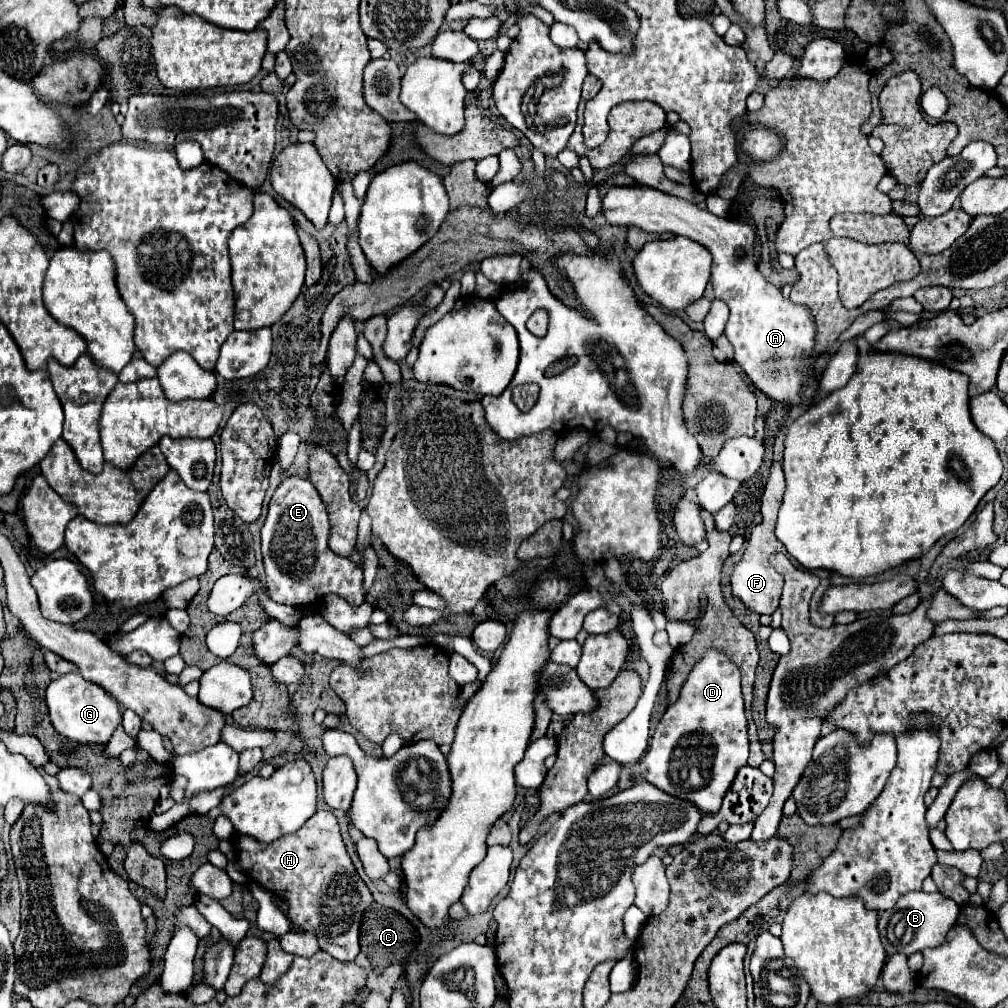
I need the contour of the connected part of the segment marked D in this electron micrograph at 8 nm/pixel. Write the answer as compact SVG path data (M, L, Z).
M708 649L682 685L678 701L662 715L648 751L640 759L640 773L664 793L690 801L704 813L718 813L728 787L746 761L748 733L740 671L724 653Z

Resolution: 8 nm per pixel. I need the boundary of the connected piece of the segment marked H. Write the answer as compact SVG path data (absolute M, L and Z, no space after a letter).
M318 811L298 831L272 843L238 837L238 863L252 881L288 901L288 919L302 931L314 933L320 949L340 961L356 959L360 951L360 919L364 909L372 905L372 895L356 873L346 853L338 821L330 811Z

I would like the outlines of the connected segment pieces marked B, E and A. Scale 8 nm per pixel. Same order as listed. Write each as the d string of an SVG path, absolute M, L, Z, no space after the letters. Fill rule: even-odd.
M912 891L908 895L902 895L898 899L896 907L882 913L882 917L878 921L880 941L888 955L902 953L906 957L916 951L924 951L926 947L938 947L940 943L944 943L946 933L956 923L958 913L960 913L960 907L952 899L944 897L942 893Z
M286 477L282 485L274 491L270 505L268 505L268 517L262 527L262 557L264 557L264 569L266 569L266 587L268 595L276 603L292 605L298 609L318 607L324 599L324 595L338 595L344 597L350 605L360 605L366 601L364 593L364 573L356 561L350 557L340 557L328 547L330 539L330 523L328 523L328 511L322 503L316 487L298 477Z
M612 187L602 201L602 209L612 225L634 225L654 233L672 231L674 235L684 235L704 245L714 257L710 279L714 295L730 307L724 333L734 347L734 361L752 385L774 403L788 407L812 403L820 389L820 371L812 361L816 335L814 315L802 303L784 299L782 289L762 277L754 257L756 233L748 223L716 217L690 201L648 187Z

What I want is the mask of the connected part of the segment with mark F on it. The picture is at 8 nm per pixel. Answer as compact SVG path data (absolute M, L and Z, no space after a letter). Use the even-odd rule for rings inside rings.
M772 463L772 469L770 469L770 479L766 483L766 491L764 491L764 497L762 497L762 523L754 527L752 531L752 537L748 541L748 547L740 559L740 563L734 567L732 575L730 575L730 587L732 587L732 593L752 611L756 613L766 613L766 615L772 615L776 609L778 609L778 603L780 603L780 591L782 591L782 575L770 567L770 561L768 557L772 553L786 553L784 545L776 539L774 535L774 525L776 525L776 515L778 515L778 509L780 509L780 503L782 503L782 495L784 495L784 473L782 473L782 465L780 463Z

